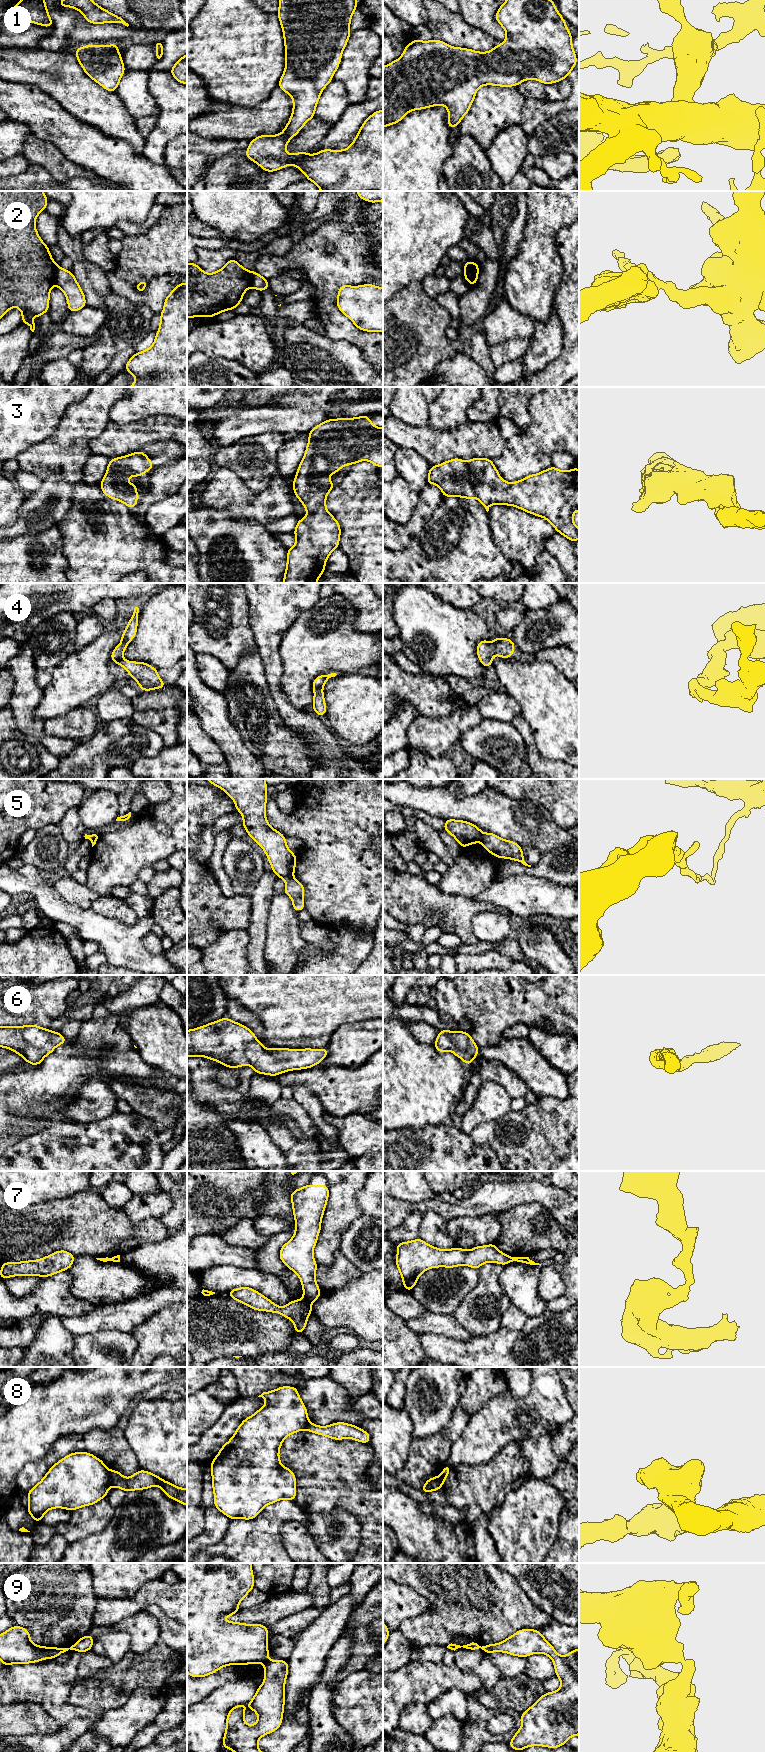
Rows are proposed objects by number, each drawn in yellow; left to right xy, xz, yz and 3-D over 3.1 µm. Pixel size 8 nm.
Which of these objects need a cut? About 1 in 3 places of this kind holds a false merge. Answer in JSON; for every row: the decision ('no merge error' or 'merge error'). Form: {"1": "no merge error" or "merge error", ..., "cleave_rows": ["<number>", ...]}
{"1": "no merge error", "2": "merge error", "3": "no merge error", "4": "no merge error", "5": "merge error", "6": "no merge error", "7": "merge error", "8": "merge error", "9": "merge error", "cleave_rows": ["2", "5", "7", "8", "9"]}

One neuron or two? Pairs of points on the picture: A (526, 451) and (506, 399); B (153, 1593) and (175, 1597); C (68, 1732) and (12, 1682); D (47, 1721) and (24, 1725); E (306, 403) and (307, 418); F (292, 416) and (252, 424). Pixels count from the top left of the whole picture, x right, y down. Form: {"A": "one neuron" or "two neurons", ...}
{"A": "two neurons", "B": "one neuron", "C": "one neuron", "D": "one neuron", "E": "two neurons", "F": "one neuron"}

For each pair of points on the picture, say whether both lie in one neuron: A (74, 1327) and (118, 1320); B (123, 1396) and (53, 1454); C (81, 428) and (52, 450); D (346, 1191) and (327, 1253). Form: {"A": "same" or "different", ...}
{"A": "same", "B": "different", "C": "same", "D": "same"}

